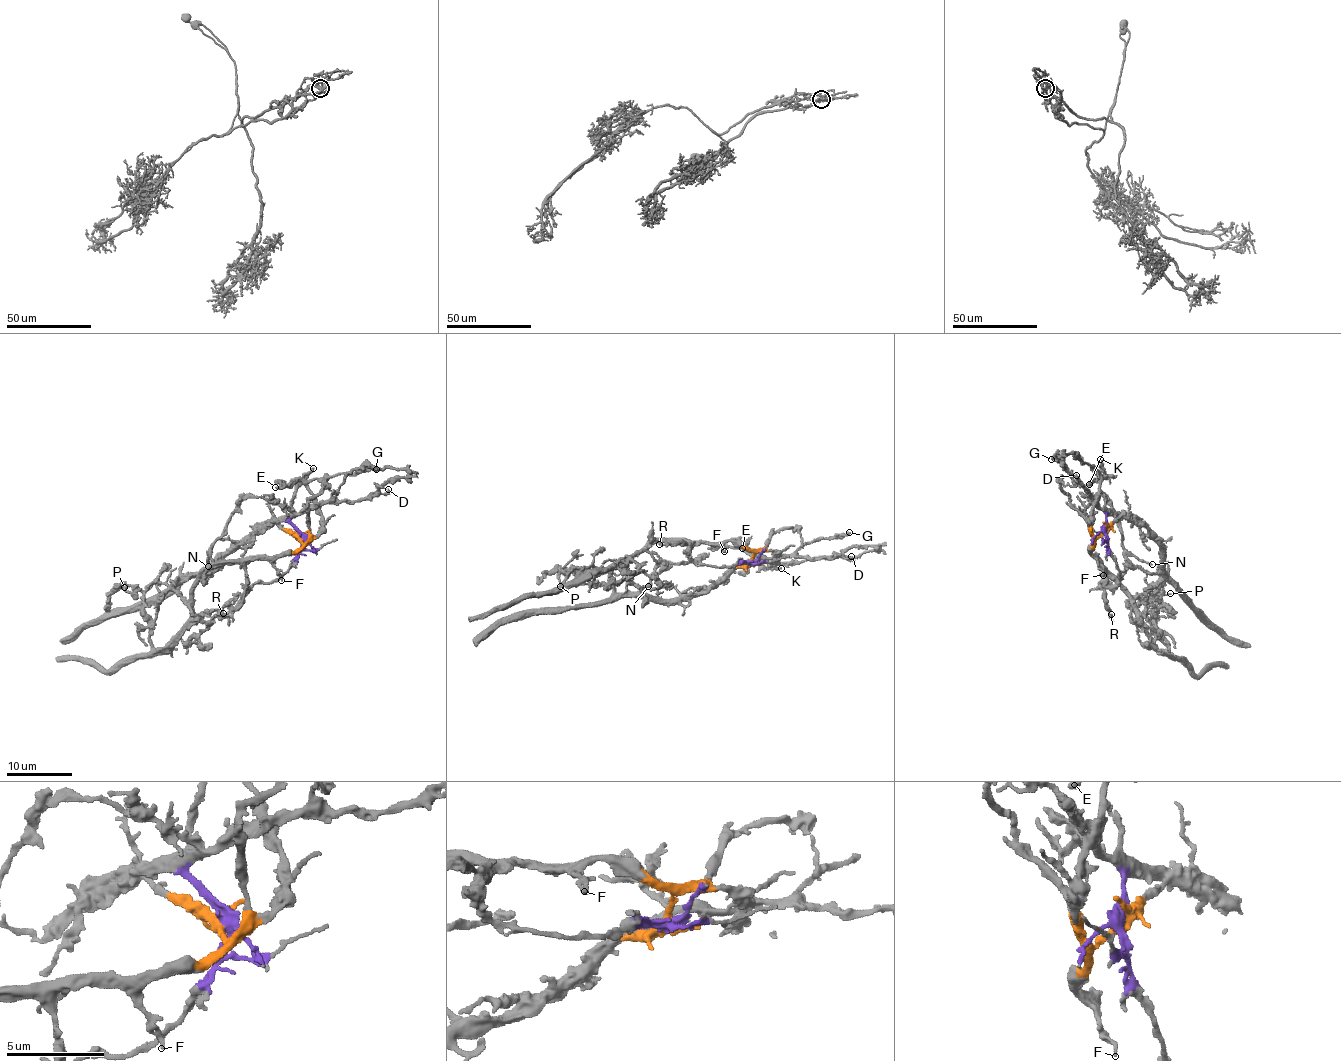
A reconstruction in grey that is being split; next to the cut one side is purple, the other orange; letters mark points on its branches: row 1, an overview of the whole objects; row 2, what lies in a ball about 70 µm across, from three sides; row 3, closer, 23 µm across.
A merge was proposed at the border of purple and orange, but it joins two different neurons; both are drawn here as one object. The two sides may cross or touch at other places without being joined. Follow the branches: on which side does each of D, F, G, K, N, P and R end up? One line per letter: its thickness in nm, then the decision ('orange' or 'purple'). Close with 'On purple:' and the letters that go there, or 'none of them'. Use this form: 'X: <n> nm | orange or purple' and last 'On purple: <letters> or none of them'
D: 190 nm | purple
F: 200 nm | orange
G: 240 nm | purple
K: 240 nm | purple
N: 140 nm | orange
P: 200 nm | orange
R: 200 nm | orange
On purple: D, G, K

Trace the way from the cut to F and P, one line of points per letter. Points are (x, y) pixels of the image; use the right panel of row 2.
F: (1104, 530), (1095, 542), (1091, 555), (1104, 575)
P: (1104, 530), (1090, 553), (1162, 650), (1168, 648), (1153, 605), (1160, 597), (1155, 592), (1171, 593)

